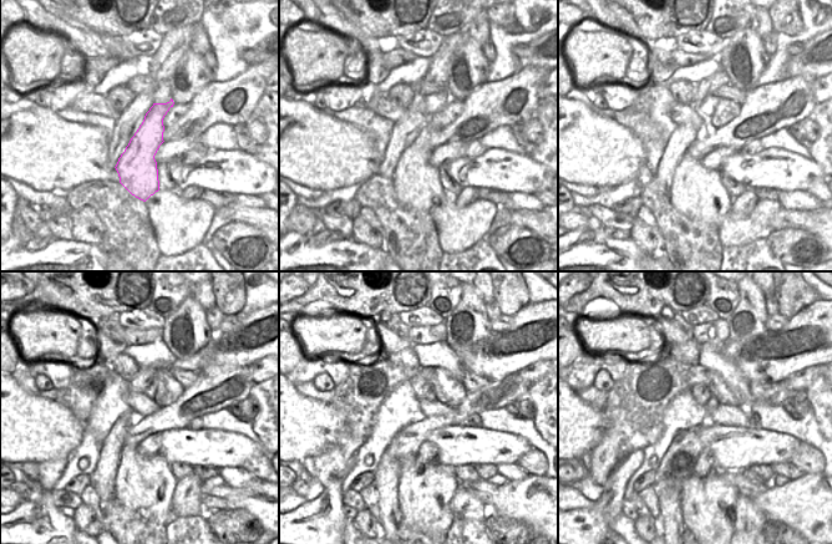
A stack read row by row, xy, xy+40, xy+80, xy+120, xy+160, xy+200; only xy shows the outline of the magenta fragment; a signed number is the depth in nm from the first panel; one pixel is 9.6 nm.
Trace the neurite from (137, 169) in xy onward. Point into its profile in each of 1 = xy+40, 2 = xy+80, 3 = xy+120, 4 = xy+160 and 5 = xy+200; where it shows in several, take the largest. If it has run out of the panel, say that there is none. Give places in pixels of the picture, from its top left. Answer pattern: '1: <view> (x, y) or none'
1: xy+40 (416, 182)
2: xy+80 (696, 192)
3: xy+120 (146, 484)
4: xy+160 (425, 492)
5: xy+200 (708, 502)

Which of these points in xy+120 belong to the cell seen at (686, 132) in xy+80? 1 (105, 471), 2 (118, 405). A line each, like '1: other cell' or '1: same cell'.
1: same cell
2: other cell

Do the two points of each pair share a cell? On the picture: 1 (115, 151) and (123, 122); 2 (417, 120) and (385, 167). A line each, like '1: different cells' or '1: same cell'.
1: same cell
2: same cell

